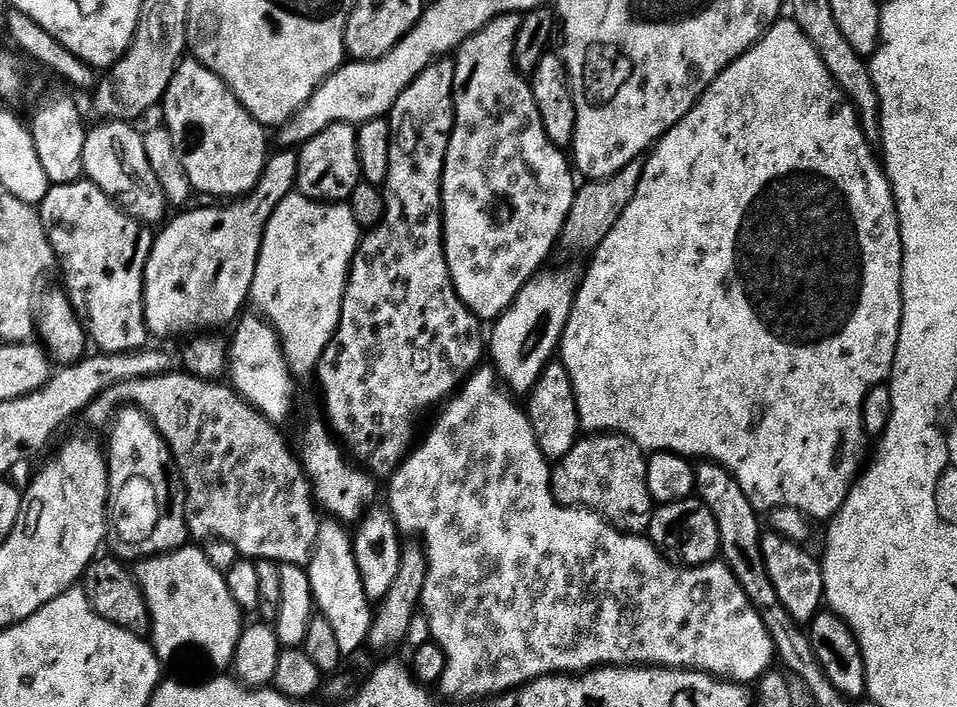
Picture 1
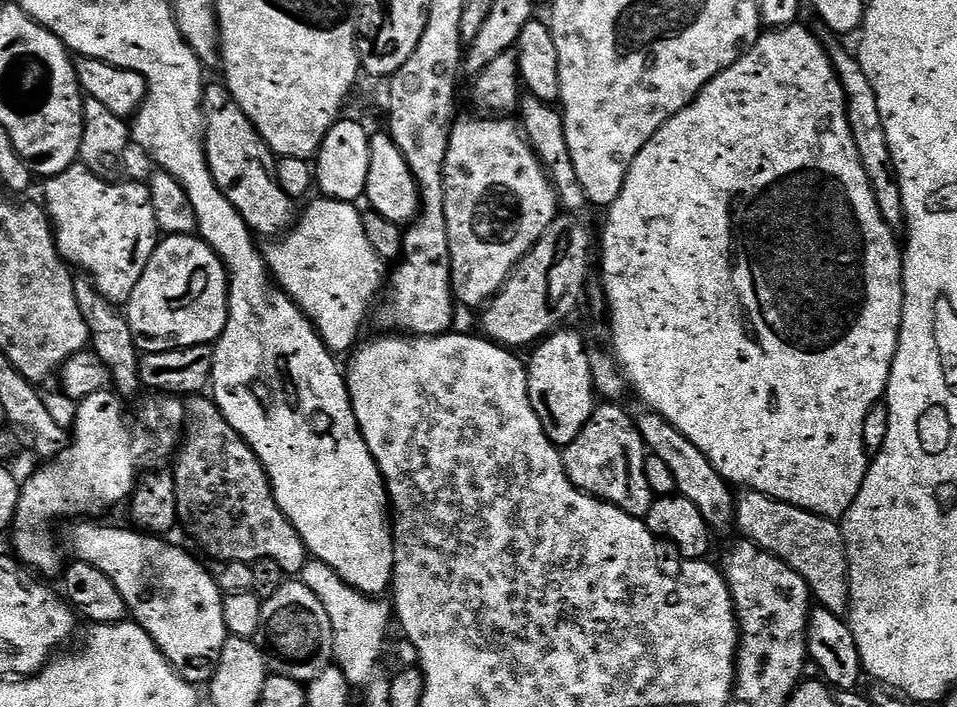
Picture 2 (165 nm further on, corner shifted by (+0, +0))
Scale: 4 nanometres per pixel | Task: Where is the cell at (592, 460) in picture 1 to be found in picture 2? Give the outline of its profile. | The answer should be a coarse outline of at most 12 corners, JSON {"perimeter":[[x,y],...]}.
{"perimeter":[[616,402],[562,452],[578,491],[647,517],[646,449]]}

